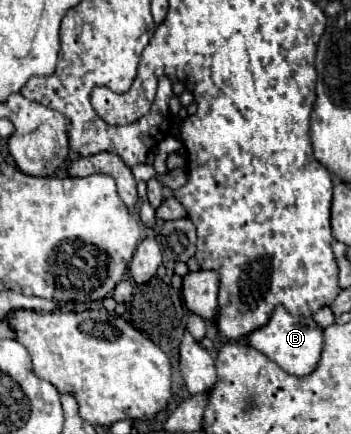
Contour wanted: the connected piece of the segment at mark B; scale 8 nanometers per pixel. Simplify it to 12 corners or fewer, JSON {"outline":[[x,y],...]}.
{"outline":[[276,306],[250,346],[294,376],[312,372],[322,330]]}

